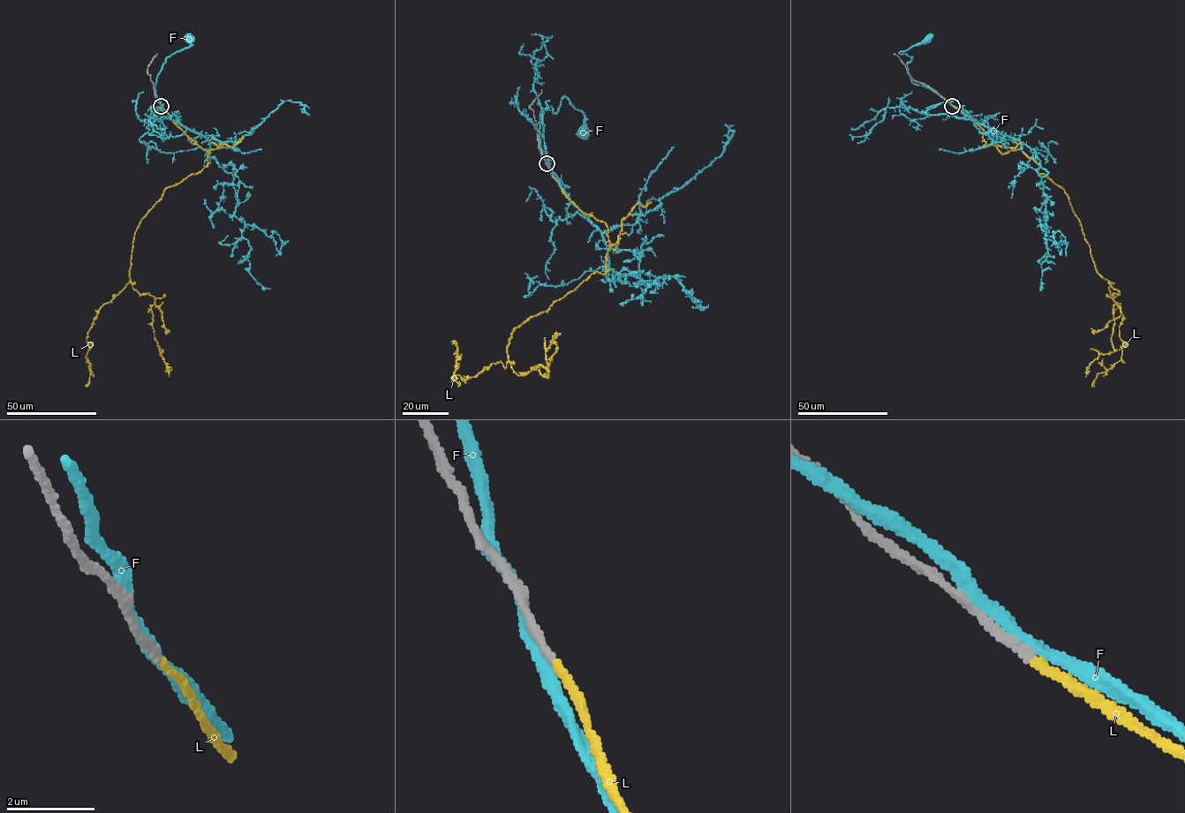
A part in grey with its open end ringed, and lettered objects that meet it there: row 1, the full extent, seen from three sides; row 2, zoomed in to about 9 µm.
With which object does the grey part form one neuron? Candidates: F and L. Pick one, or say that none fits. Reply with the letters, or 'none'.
L

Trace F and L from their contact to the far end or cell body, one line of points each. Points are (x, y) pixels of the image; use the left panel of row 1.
F: (160, 104), (155, 89), (159, 72), (168, 57), (190, 46), (190, 38)
L: (161, 106), (210, 150), (207, 164), (168, 186), (140, 220), (130, 280), (87, 334), (86, 386)

